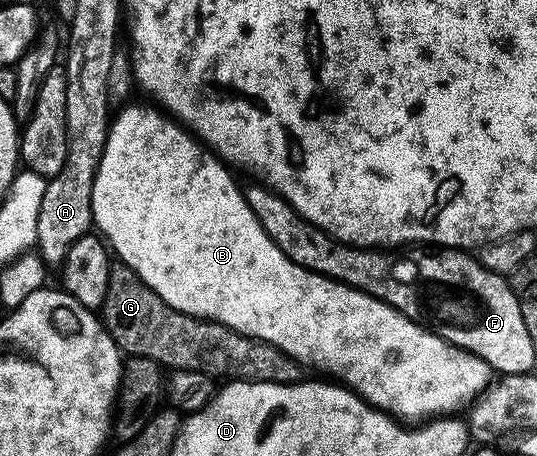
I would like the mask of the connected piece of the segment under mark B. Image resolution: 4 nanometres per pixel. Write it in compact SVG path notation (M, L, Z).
M124 104L120 108L124 109L116 117L114 114L110 118L107 142L103 145L103 154L99 157L99 168L95 170L91 220L94 228L102 234L106 244L113 250L114 256L122 264L128 265L154 293L161 295L161 299L165 299L165 303L194 317L219 321L247 337L254 337L256 341L267 341L304 367L312 365L315 369L324 369L325 372L335 376L332 378L342 379L346 388L358 393L367 404L382 409L383 412L390 413L399 419L427 416L430 418L432 415L450 414L455 411L451 409L457 408L462 401L468 402L487 387L489 377L486 377L486 373L489 373L489 366L477 355L468 353L466 349L458 349L450 341L444 341L438 333L433 333L430 329L418 325L416 321L410 321L405 314L398 313L392 305L386 305L376 297L370 297L367 293L361 292L360 289L351 289L348 285L342 285L340 281L332 281L331 278L322 277L319 273L311 273L305 267L289 260L279 250L277 243L273 243L273 239L269 239L269 235L265 235L261 223L257 223L257 215L253 215L253 211L249 207L244 190L241 185L239 189L238 183L231 178L232 170L220 158L216 157L202 141L192 136L178 120L172 119L166 112L160 111L158 108L150 109L147 105L131 104Z

